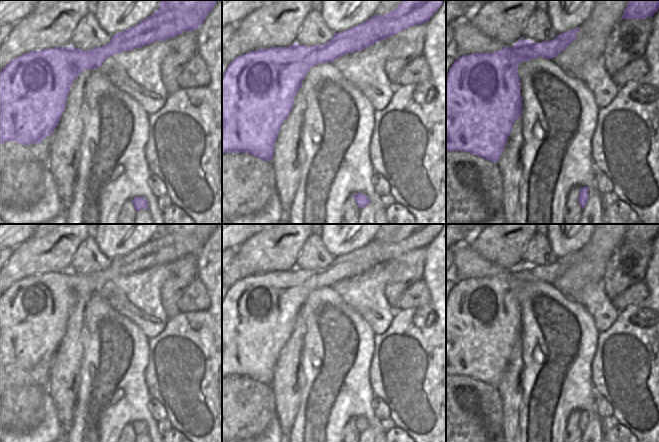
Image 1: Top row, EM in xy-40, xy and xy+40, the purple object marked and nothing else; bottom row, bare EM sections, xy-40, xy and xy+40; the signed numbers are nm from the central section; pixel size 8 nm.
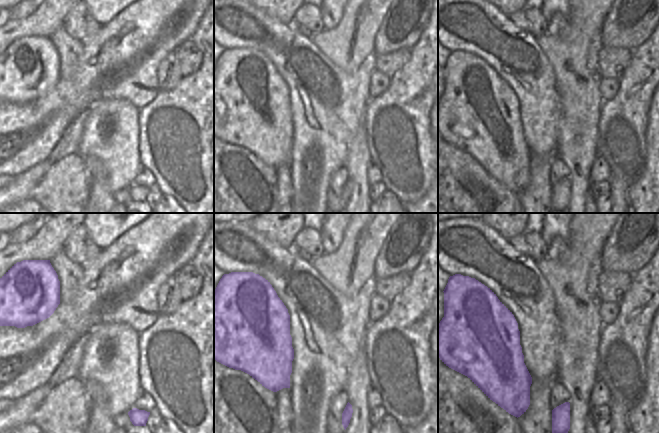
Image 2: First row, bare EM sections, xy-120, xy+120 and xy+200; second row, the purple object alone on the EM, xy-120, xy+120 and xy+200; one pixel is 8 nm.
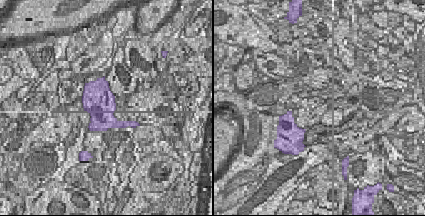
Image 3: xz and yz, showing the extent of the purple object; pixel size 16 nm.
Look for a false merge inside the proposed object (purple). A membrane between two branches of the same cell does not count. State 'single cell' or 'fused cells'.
single cell

